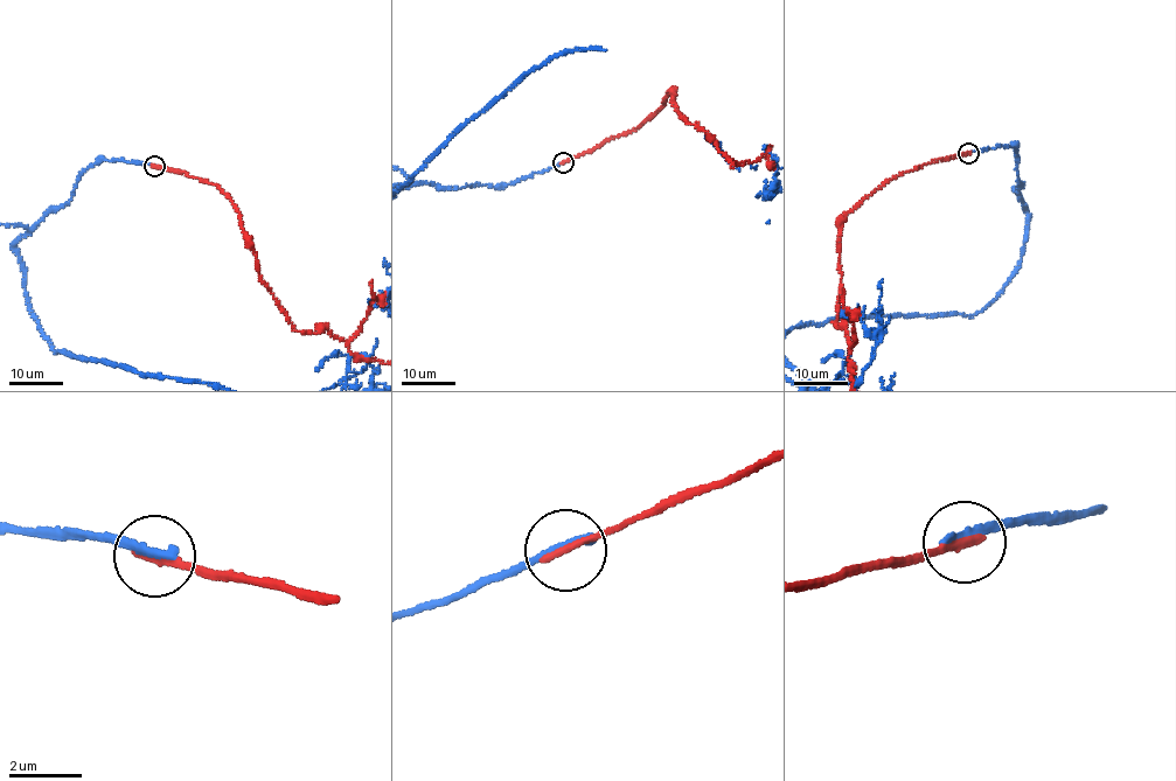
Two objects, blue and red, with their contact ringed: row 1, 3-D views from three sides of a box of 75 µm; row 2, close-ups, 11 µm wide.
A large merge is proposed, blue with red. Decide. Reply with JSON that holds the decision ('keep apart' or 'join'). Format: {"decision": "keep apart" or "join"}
{"decision": "keep apart"}

